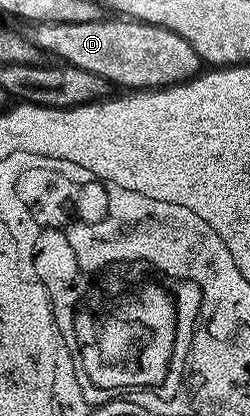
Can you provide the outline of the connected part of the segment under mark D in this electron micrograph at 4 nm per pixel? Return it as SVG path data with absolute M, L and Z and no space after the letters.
M101 18L92 22L62 22L61 24L36 24L30 39L41 53L50 55L64 64L78 66L78 70L90 70L90 74L102 74L109 85L121 84L124 90L151 90L168 88L172 84L184 84L193 76L199 76L202 62L194 54L194 46L186 42L174 30L146 24L131 18Z

